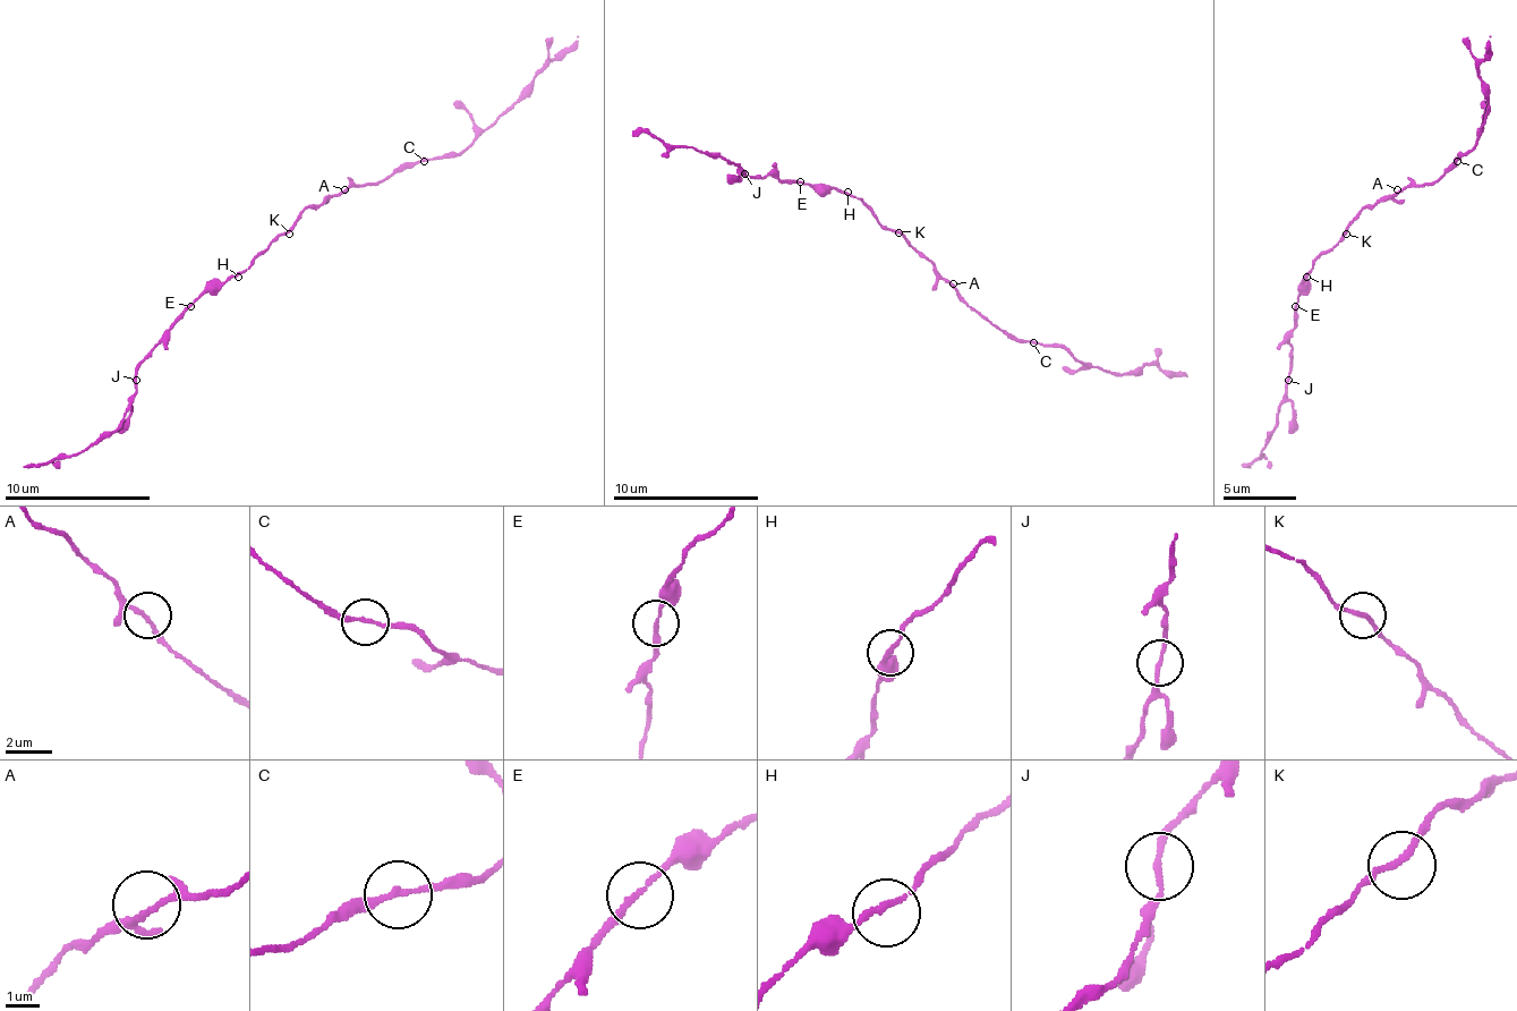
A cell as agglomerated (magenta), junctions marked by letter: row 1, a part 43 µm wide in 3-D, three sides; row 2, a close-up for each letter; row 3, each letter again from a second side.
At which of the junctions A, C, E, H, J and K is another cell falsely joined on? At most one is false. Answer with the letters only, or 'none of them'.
none of them

